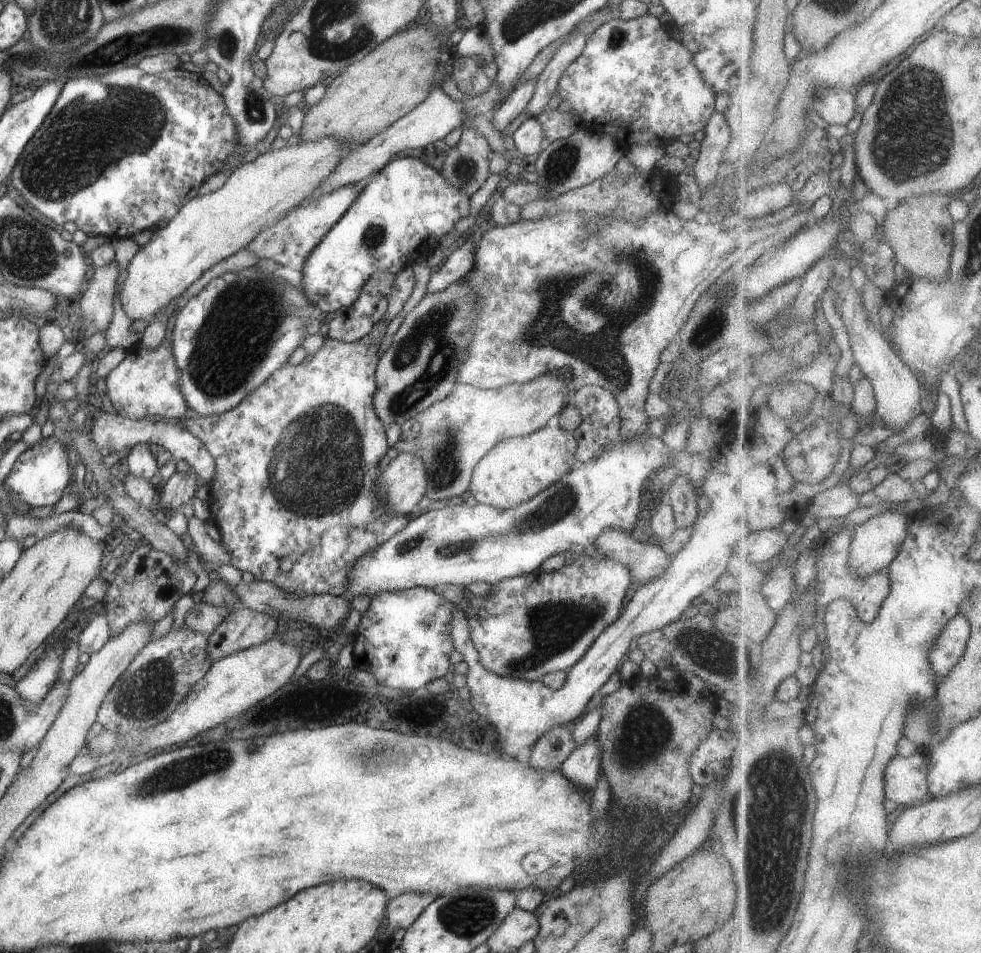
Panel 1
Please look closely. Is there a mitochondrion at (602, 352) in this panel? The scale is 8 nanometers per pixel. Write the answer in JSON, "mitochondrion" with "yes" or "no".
{"mitochondrion":"yes"}

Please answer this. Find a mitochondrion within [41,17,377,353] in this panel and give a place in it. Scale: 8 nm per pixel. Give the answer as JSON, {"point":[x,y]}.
{"point":[255,107]}

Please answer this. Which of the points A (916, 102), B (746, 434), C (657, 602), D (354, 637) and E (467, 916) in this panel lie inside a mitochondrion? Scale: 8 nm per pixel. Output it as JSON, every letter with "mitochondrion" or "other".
{"A":"mitochondrion","B":"mitochondrion","C":"other","D":"other","E":"mitochondrion"}

